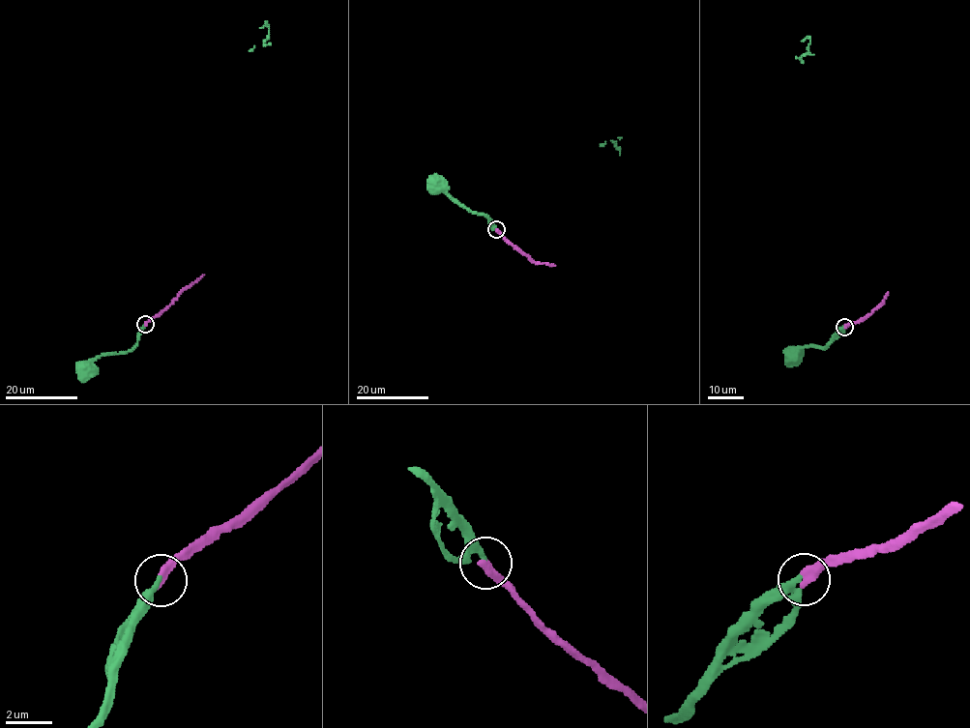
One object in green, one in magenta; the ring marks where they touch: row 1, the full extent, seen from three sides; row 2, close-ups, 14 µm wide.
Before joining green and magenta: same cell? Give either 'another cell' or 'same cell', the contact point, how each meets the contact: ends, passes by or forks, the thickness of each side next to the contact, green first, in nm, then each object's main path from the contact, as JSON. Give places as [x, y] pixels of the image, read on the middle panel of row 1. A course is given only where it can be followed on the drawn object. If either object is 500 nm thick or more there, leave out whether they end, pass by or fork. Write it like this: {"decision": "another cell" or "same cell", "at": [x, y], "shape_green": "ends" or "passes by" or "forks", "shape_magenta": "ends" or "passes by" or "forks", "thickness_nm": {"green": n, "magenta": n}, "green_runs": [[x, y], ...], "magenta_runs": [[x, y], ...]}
{"decision": "same cell", "at": [496, 229], "shape_green": "ends", "shape_magenta": "ends", "thickness_nm": {"green": 280, "magenta": 440}, "green_runs": [[496, 229], [489, 218], [470, 212], [437, 181]], "magenta_runs": [[496, 229], [534, 262], [554, 266]]}

